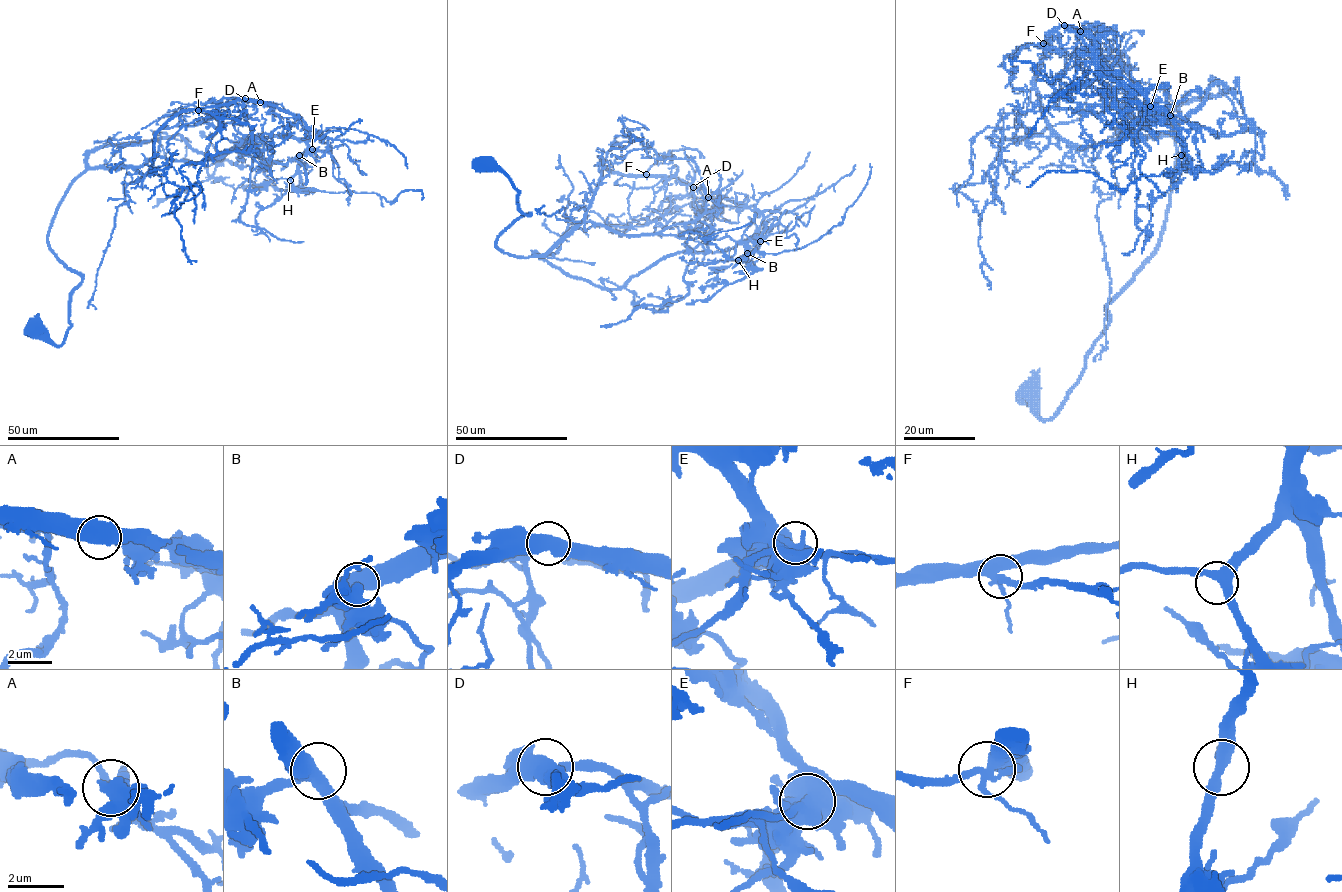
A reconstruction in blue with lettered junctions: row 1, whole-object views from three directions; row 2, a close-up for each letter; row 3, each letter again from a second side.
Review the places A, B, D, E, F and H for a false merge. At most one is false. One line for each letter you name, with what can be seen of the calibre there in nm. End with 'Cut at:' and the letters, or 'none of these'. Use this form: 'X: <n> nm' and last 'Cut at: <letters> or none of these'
Cut at: none of these

